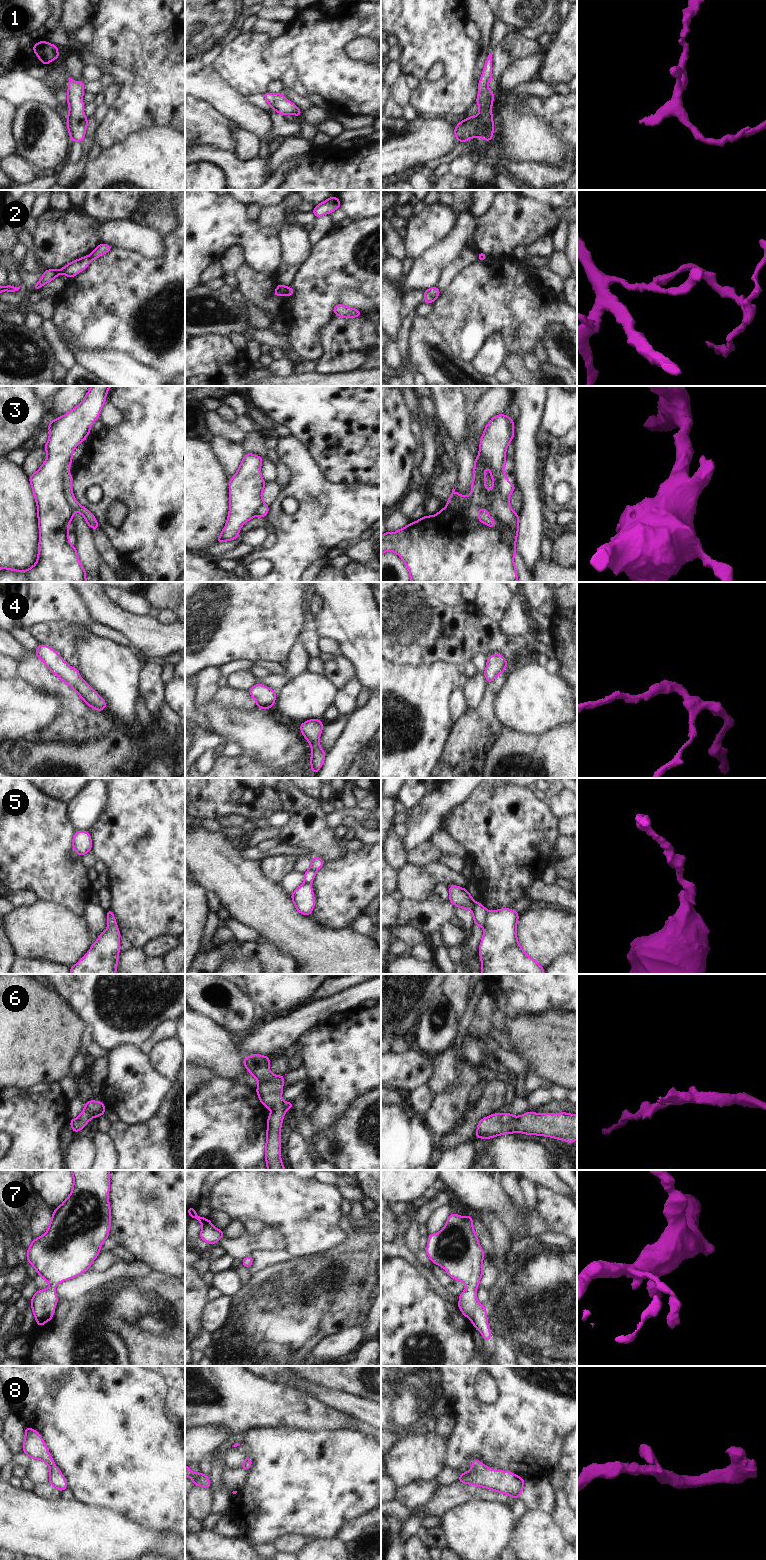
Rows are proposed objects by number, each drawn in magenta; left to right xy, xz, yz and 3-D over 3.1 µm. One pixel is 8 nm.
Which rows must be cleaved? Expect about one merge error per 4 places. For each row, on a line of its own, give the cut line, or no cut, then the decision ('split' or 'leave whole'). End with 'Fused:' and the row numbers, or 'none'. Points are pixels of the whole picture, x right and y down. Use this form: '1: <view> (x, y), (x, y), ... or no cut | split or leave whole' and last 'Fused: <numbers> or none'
1: no cut | leave whole
2: xz (287, 287), (284, 294) | split
3: xy (68, 472), (65, 475), (65, 494), (74, 509) | split
4: no cut | leave whole
5: yz (488, 912), (484, 926) | split
6: no cut | leave whole
7: no cut | leave whole
8: no cut | leave whole
Fused: 2, 3, 5

